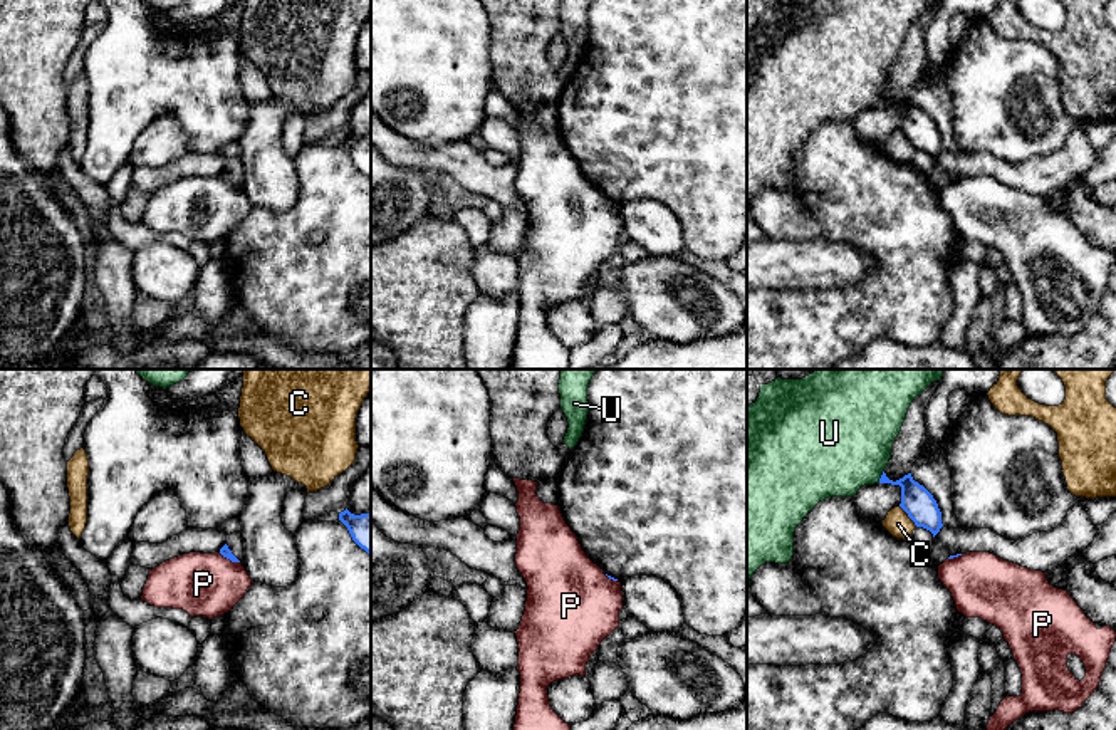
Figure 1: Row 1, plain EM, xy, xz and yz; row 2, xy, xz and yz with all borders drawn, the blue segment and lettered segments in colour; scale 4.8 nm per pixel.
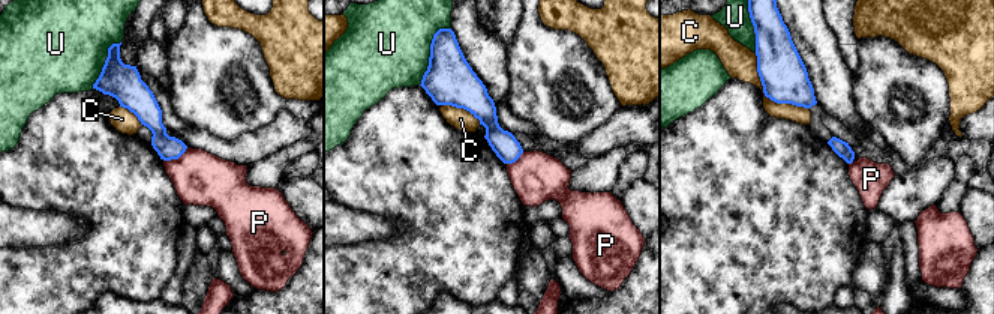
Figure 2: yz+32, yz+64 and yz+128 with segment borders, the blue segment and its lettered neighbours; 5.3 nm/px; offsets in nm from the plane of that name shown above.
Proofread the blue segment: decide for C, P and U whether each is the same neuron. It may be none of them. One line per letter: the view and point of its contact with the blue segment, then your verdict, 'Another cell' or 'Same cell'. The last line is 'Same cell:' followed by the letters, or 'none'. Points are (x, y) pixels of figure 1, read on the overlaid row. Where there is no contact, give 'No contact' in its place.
C: Touches blue at yz (908, 516). Another cell
P: Touches blue at xy (229, 557). Another cell
U: Touches blue at yz (881, 477). Another cell
Same cell: none

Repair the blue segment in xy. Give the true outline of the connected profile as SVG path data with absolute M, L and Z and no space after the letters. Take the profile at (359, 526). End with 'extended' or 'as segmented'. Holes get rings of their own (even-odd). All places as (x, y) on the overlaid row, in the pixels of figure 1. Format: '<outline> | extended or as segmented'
M346 508L339 514L339 520L347 527L352 540L371 554L371 514L354 515Z | as segmented

